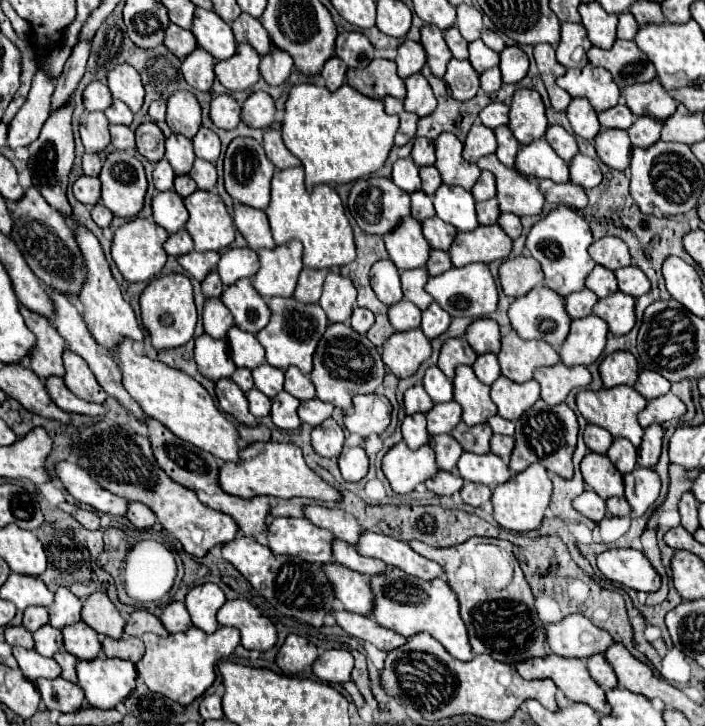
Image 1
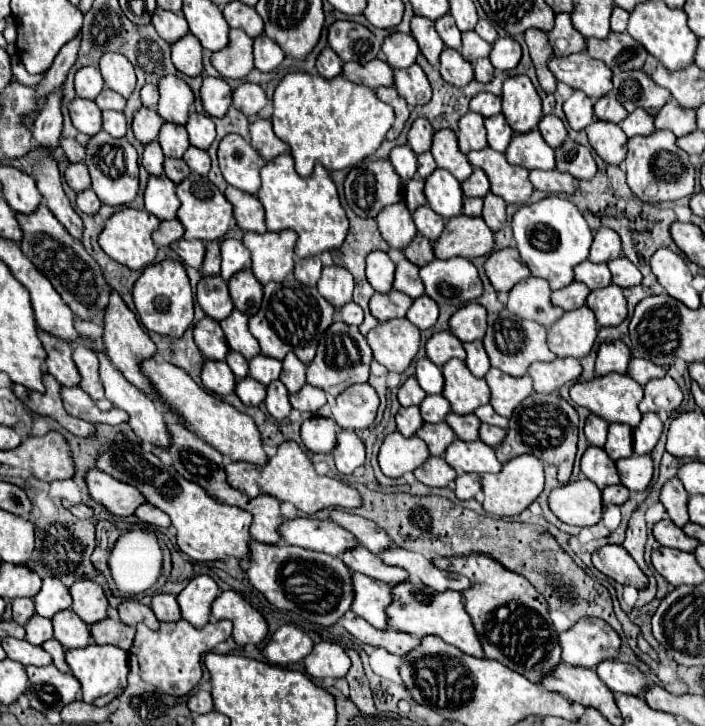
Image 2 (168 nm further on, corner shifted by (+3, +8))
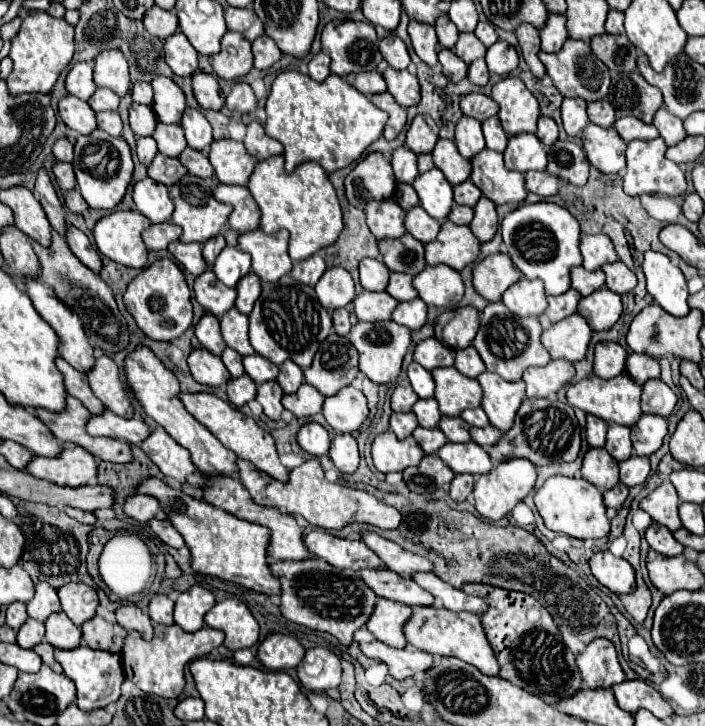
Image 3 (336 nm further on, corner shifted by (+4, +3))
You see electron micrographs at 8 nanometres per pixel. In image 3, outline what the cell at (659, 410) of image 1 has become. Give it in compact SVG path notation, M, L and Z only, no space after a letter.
M660 378L646 382L642 388L642 412L644 414L658 414L658 416L668 418L676 402L678 402L676 394Z

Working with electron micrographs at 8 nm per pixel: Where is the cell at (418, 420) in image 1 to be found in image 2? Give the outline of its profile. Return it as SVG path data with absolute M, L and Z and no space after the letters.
M401 407L399 413L395 415L397 419L397 431L405 437L411 437L417 433L417 429L423 425L423 419L421 419L421 413L419 413L419 407Z

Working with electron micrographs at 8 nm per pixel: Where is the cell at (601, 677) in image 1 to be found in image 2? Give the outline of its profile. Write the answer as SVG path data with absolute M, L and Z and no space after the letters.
M601 661L597 665L599 679L613 691L613 693L629 693L639 695L649 687L649 681L639 673L637 667L619 661Z

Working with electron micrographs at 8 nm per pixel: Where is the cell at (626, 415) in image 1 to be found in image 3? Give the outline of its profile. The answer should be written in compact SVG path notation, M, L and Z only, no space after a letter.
M620 374L620 376L614 376L610 380L604 380L604 378L598 378L598 376L592 376L592 378L588 376L588 378L568 386L566 398L568 398L568 404L584 410L586 414L594 414L594 416L598 416L606 422L632 426L642 416L640 392L642 392L642 386L638 386L628 374Z

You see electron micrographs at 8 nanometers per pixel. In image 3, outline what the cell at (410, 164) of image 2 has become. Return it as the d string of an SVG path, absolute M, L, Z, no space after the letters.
M406 146L396 148L394 154L392 154L392 168L394 168L394 176L396 176L398 182L412 184L414 178L418 176L416 154L412 150L408 150Z

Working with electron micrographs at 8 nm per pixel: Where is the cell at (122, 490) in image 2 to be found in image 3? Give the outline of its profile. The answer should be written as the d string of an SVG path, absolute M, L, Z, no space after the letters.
M146 494L130 496L124 504L124 512L138 522L150 522L154 518L168 520L168 516L166 516L166 512L162 512L162 506L158 504L158 500L152 496L146 496Z

